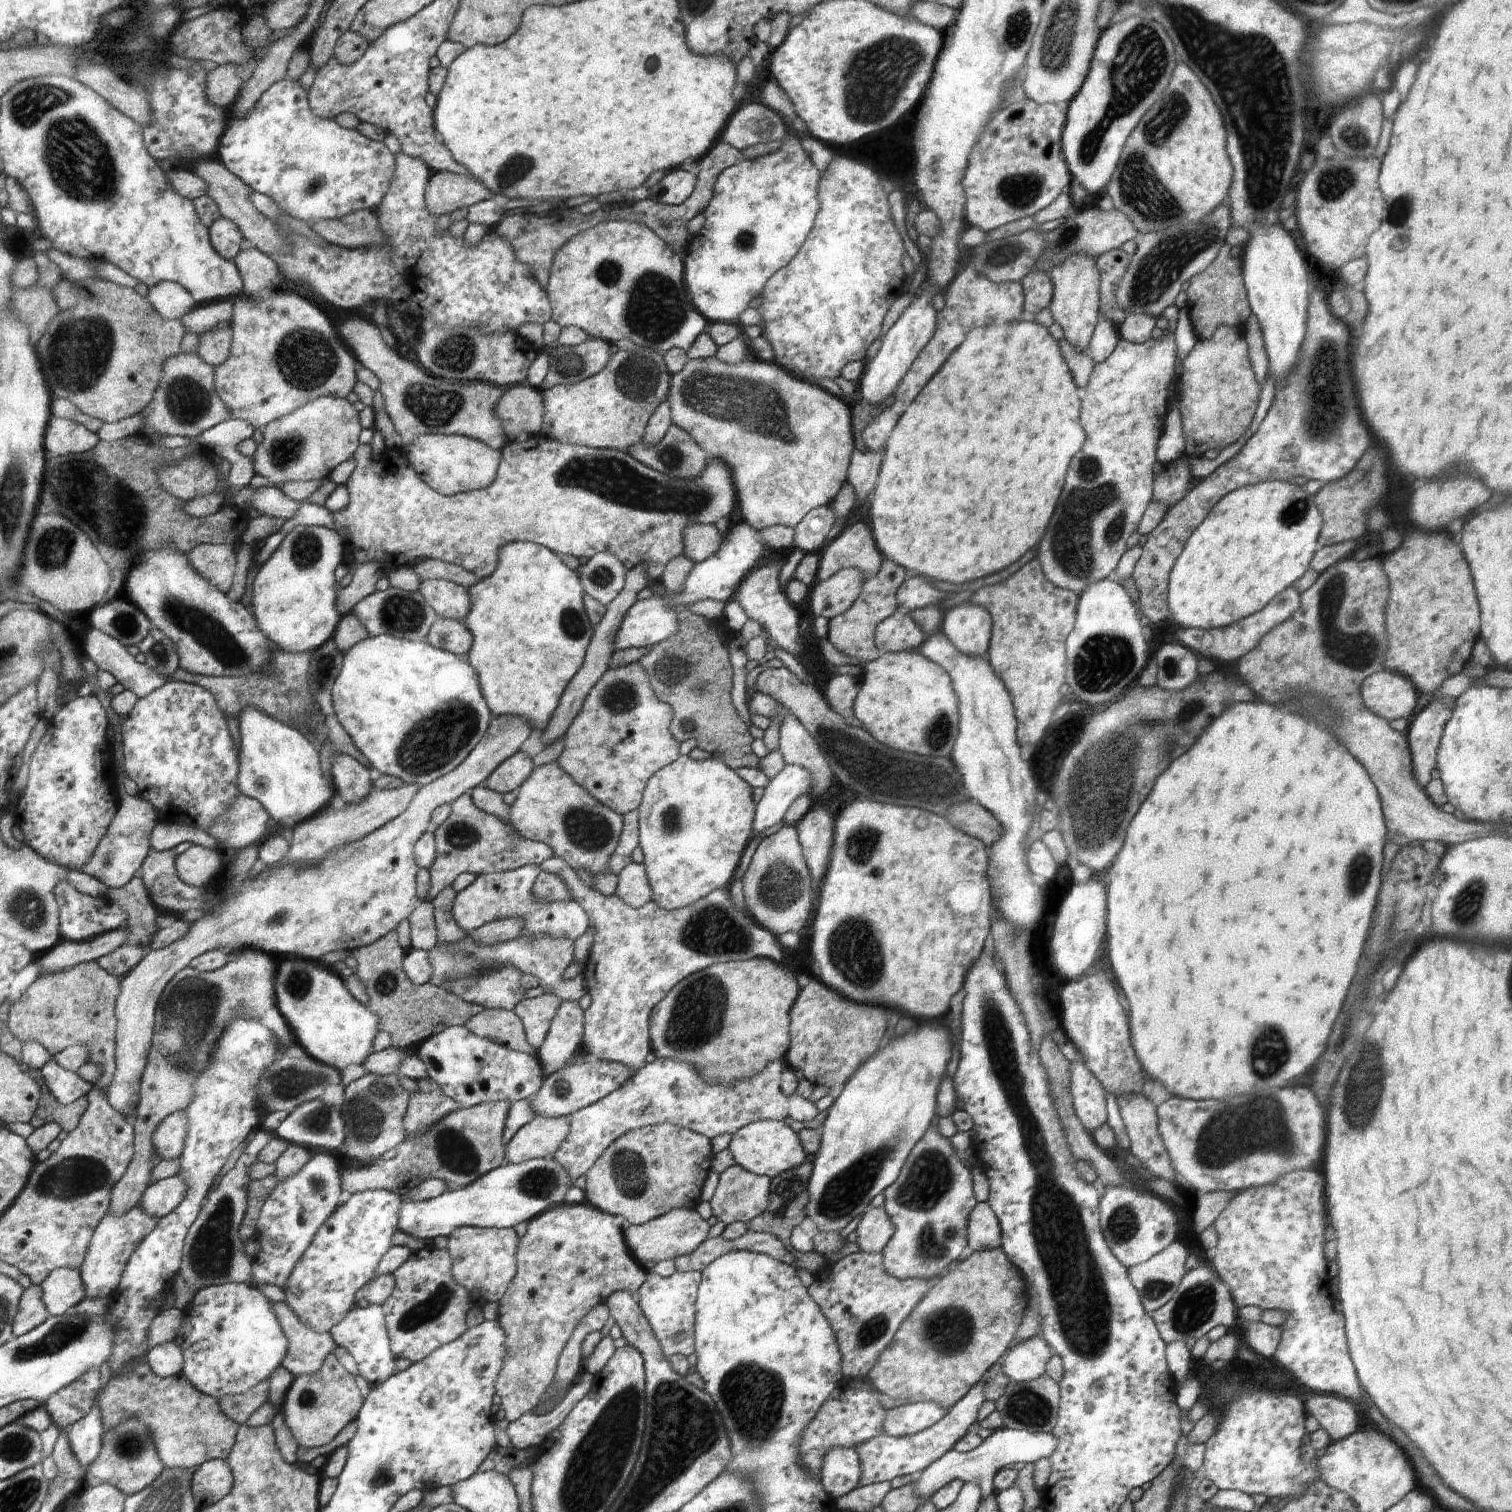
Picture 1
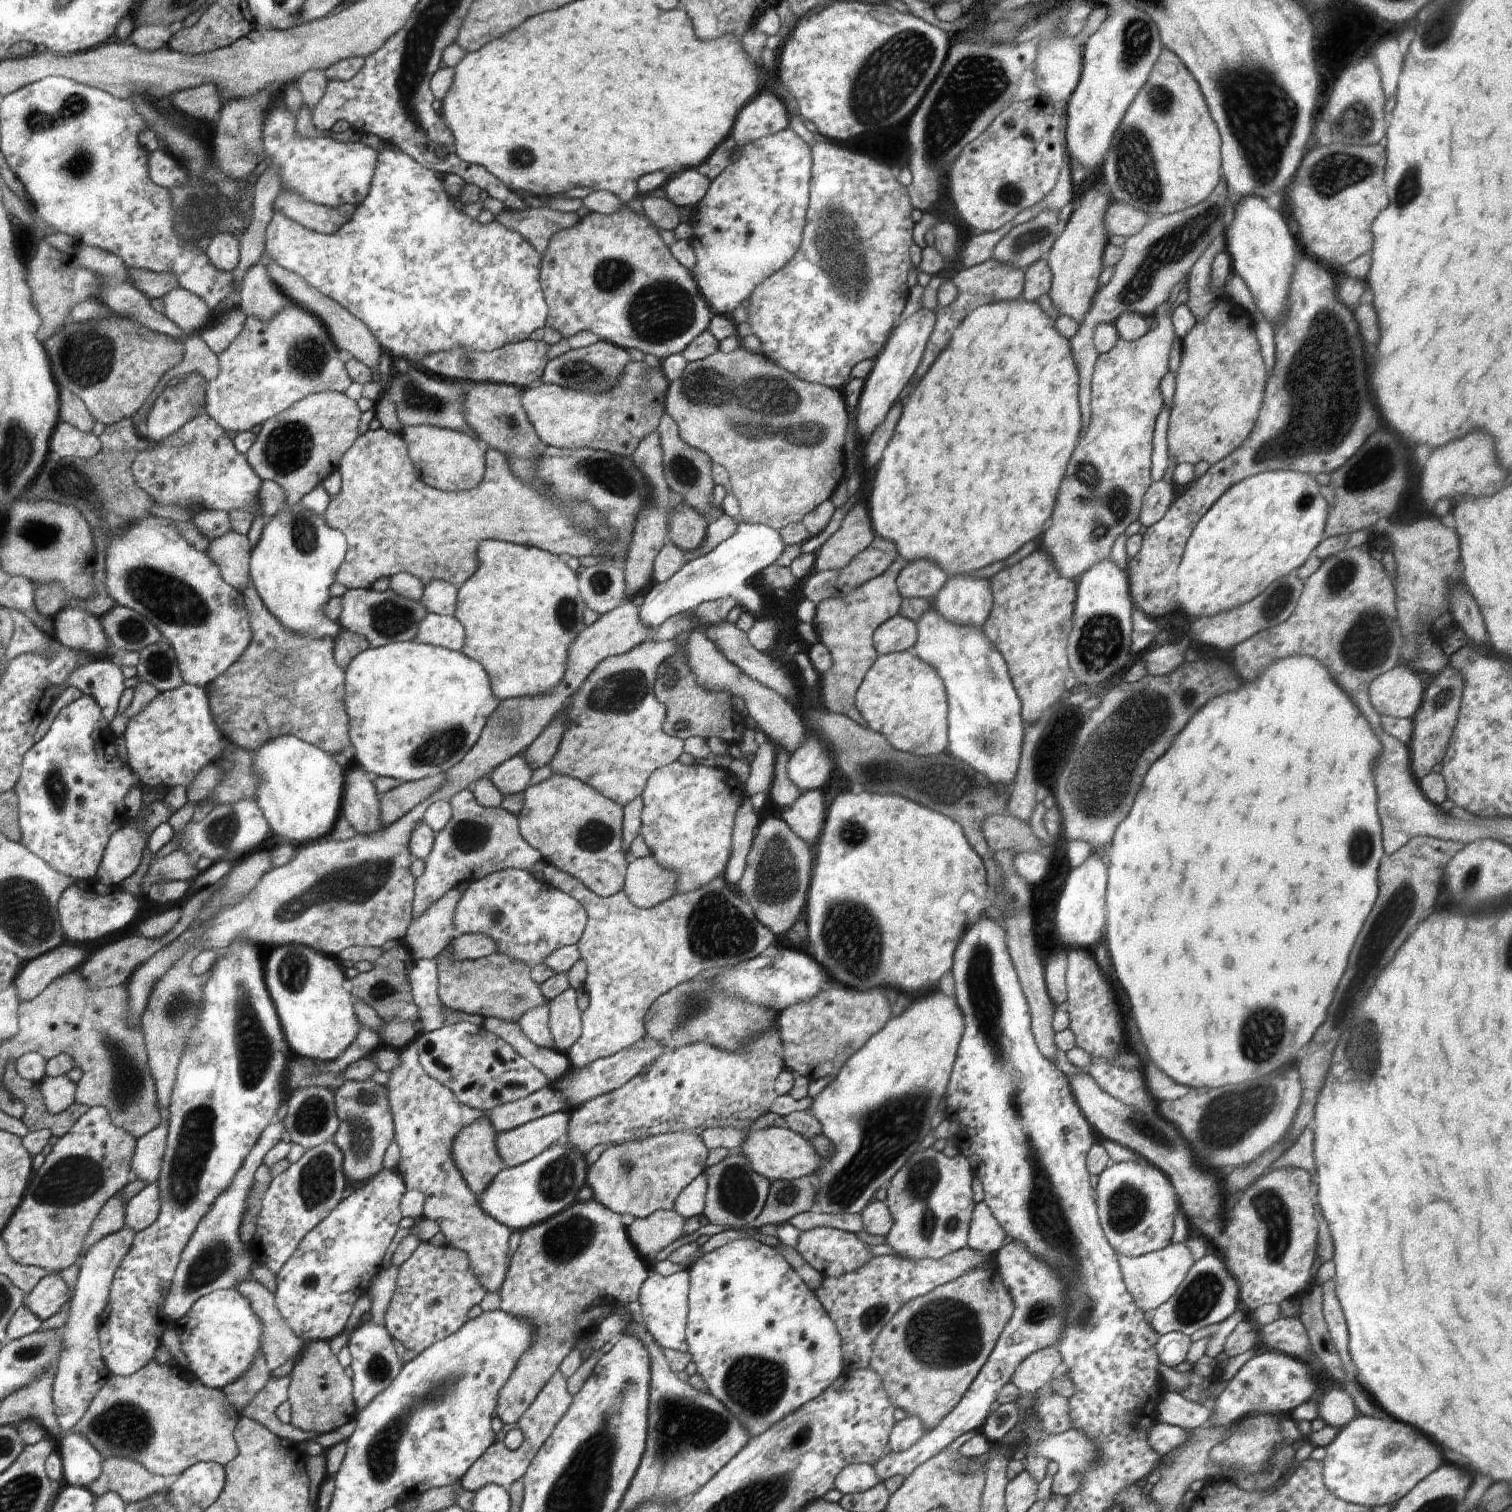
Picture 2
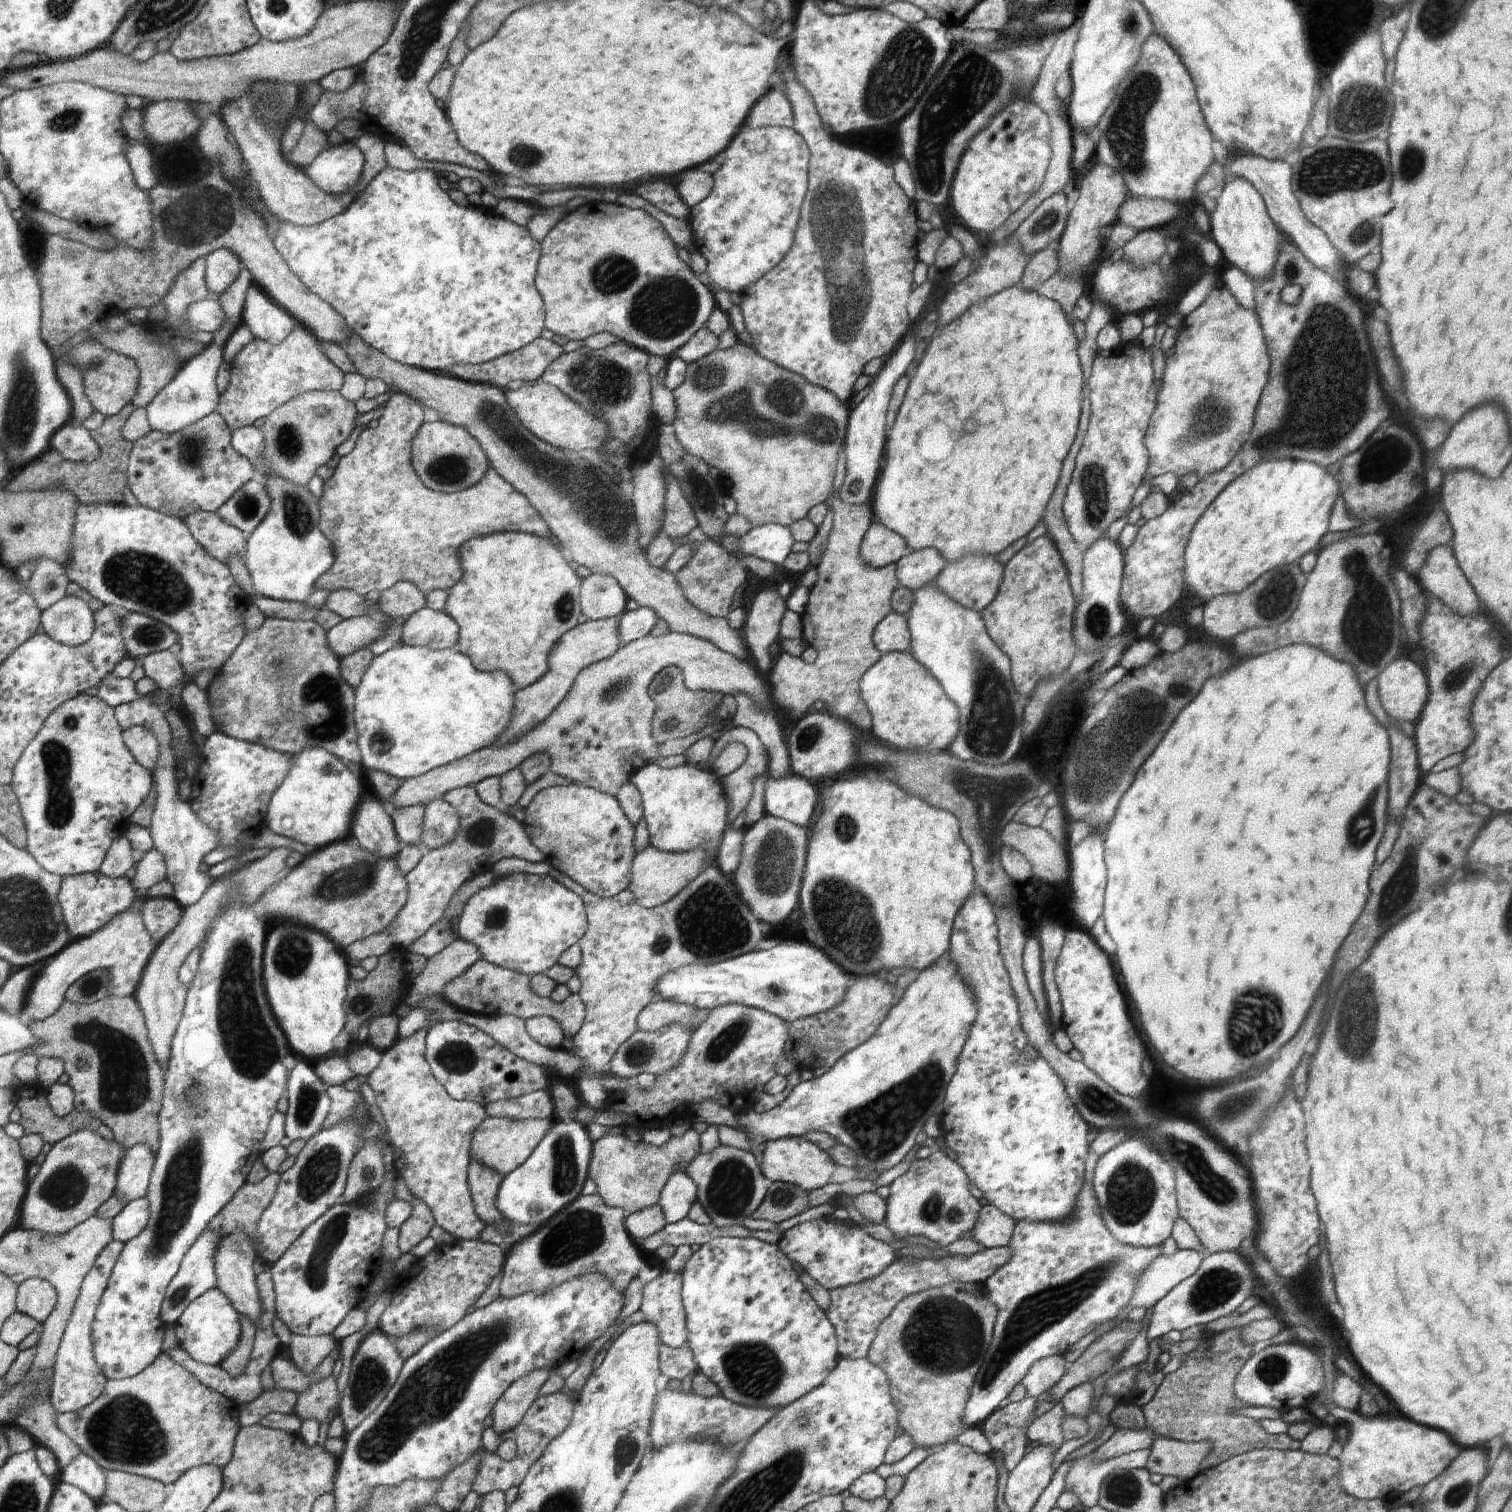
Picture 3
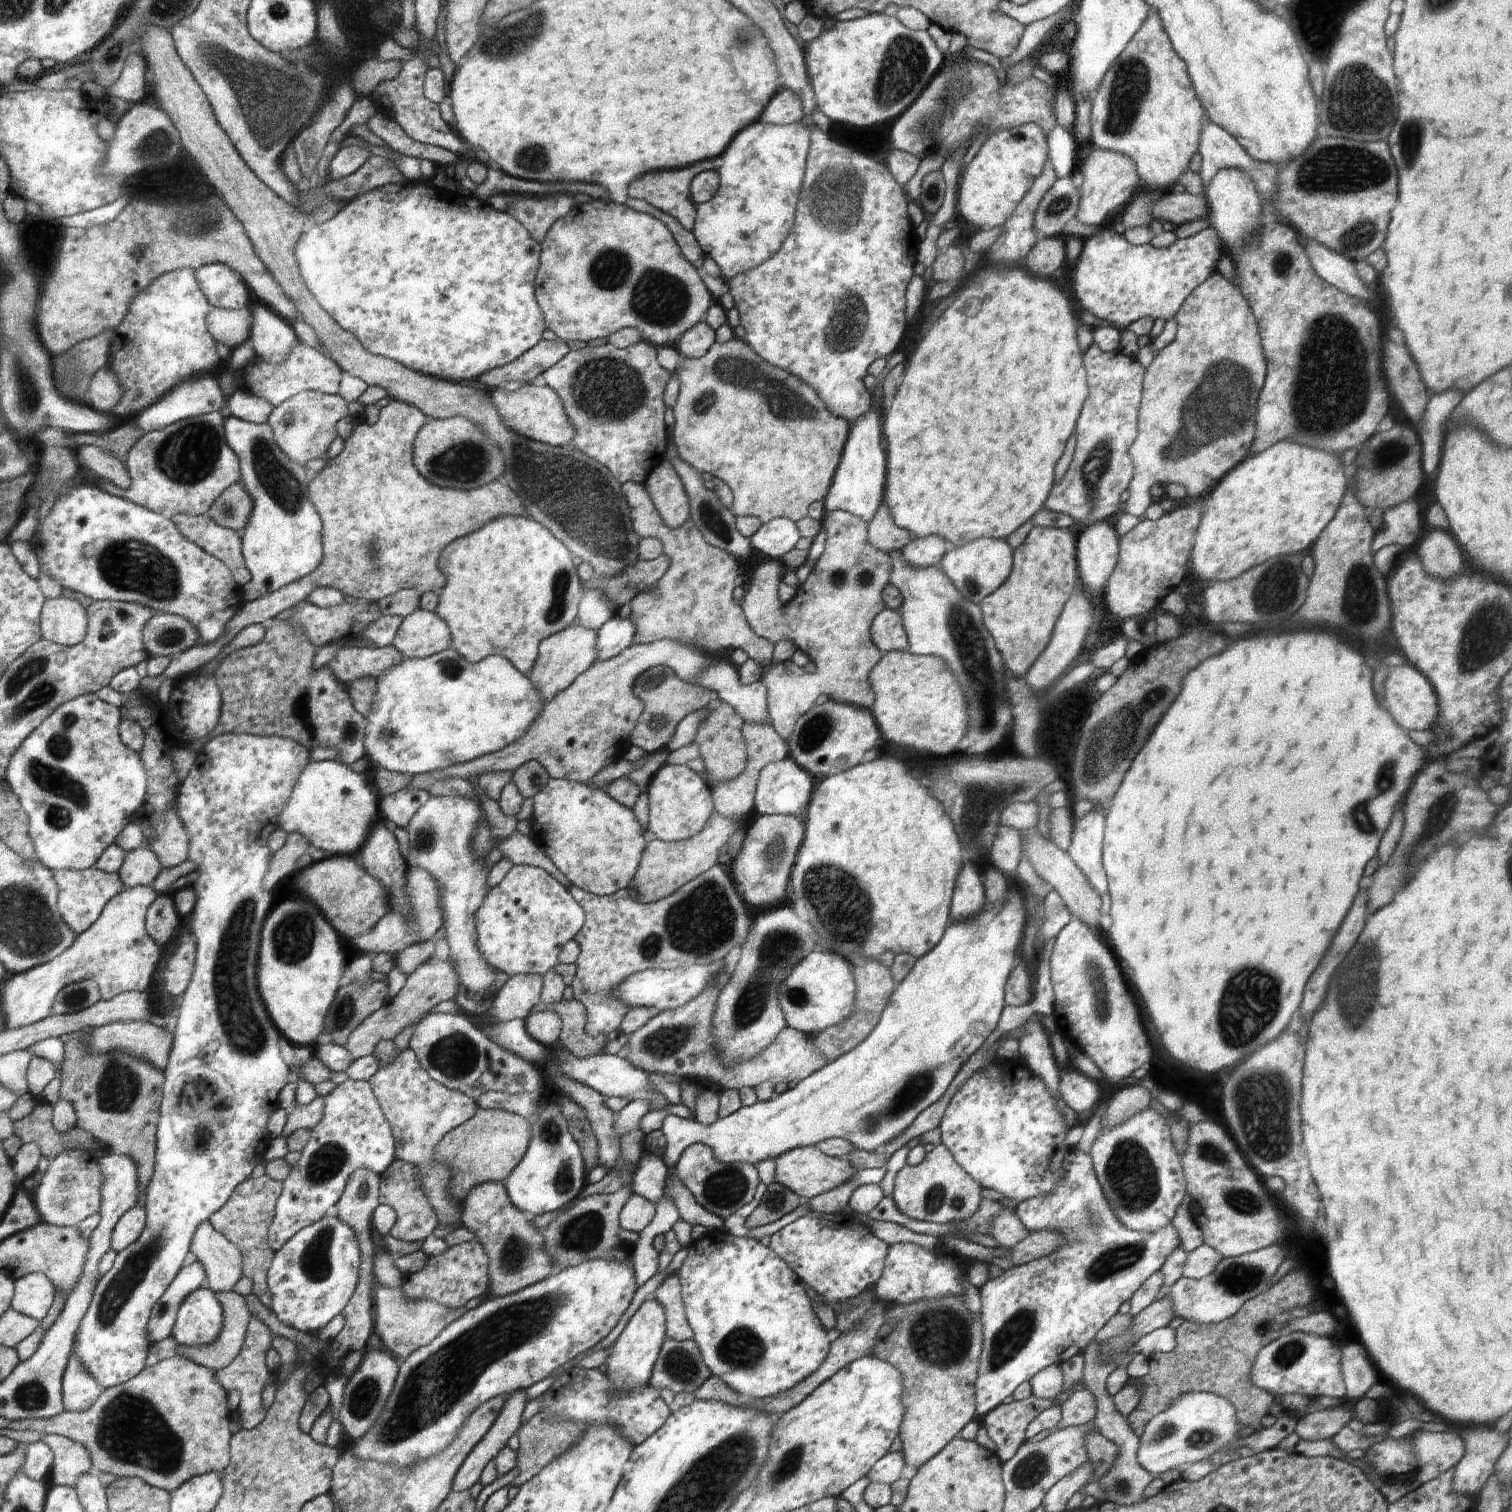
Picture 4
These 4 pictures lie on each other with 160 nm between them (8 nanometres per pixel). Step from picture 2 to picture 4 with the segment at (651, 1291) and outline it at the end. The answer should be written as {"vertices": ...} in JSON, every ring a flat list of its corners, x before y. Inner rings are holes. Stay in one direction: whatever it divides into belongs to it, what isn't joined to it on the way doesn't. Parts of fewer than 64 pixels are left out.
{"vertices":[[676,1273,670,1274,652,1296,662,1304,666,1315,666,1339,686,1341,693,1339,693,1330,685,1315,684,1299,681,1297,681,1280]]}

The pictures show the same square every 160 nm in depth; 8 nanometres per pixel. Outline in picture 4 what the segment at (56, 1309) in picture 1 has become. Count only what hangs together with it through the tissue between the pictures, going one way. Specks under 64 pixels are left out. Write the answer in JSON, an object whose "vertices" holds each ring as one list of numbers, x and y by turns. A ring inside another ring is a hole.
{"vertices":[[29,1273,18,1278,11,1308,25,1316,42,1320,52,1309,54,1286,41,1273]]}

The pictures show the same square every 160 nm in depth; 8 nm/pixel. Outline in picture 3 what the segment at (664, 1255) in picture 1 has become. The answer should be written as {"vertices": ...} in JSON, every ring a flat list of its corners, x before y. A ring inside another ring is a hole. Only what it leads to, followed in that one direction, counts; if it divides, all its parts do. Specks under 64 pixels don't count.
{"vertices":[[653,1204,645,1209,631,1212,626,1218,625,1225,626,1230,629,1230,629,1233,641,1244,647,1236,662,1230,662,1227,666,1225,665,1215,661,1206]]}

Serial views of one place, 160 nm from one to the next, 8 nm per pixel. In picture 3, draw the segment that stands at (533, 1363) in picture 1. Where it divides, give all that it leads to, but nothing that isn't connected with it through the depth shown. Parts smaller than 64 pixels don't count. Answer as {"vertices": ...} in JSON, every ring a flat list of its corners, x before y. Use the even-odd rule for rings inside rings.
{"vertices":[[597,1192,578,1197,537,1231,512,1246,503,1262,500,1294,505,1297,532,1291,542,1294,584,1273,604,1273,624,1294,625,1288,644,1266,624,1228,624,1218,623,1208,607,1205],[533,1370,524,1378,513,1382,496,1401,491,1414,491,1427,498,1435,515,1430,540,1394,541,1386,548,1380,550,1371]]}

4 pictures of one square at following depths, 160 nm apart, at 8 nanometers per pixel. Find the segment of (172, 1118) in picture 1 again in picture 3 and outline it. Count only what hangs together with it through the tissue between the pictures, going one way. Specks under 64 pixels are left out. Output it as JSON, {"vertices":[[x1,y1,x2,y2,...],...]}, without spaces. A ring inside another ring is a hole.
{"vertices":[[145,1143,126,1148,118,1165,116,1190,113,1192,114,1195,123,1201,124,1205,145,1196,154,1161,154,1153,151,1152,151,1149]]}

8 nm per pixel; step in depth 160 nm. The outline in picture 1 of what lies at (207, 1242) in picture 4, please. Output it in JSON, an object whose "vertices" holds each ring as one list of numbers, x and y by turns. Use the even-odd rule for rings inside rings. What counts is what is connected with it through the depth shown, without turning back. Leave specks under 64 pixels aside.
{"vertices":[[284,1302,274,1303,274,1312,281,1322,289,1343,282,1367,286,1368,294,1378,297,1376,312,1376,325,1364,330,1353,334,1353,337,1344,329,1332,318,1332,306,1326,294,1310]]}

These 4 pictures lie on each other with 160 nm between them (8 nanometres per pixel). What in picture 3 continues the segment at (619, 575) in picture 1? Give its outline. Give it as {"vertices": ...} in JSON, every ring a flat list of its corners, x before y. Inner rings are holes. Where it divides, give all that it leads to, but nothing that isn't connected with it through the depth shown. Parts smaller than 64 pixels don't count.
{"vertices":[[604,573,583,579,581,597,582,614,590,621,620,617,629,599,617,579]]}

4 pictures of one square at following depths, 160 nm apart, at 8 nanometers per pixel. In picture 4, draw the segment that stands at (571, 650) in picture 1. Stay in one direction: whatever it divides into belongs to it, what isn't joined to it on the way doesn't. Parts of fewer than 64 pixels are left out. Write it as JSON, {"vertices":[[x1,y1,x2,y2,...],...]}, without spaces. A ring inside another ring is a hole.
{"vertices":[[502,516,484,528,446,546,440,562,446,574,446,586,439,593,441,600,435,611,449,624,453,634,451,648,470,663,478,663,492,655,509,660,524,676,538,658,540,642,558,634,572,624,582,598,582,584,568,547,556,540,541,523,527,516]]}

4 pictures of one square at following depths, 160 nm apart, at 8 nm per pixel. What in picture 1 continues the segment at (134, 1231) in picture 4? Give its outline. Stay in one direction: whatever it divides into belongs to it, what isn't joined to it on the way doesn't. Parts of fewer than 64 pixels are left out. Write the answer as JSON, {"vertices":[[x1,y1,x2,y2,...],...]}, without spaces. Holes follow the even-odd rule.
{"vertices":[[172,1176,152,1183,144,1194,140,1204,142,1210,154,1218,164,1218,186,1200,188,1184,180,1176]]}

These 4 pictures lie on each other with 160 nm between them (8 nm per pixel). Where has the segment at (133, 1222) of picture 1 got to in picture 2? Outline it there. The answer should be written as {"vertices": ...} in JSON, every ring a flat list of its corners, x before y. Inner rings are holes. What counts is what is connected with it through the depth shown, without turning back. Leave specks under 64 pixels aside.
{"vertices":[[124,1227,117,1233,101,1238,96,1245,87,1250,77,1274,77,1284,68,1306,68,1321,61,1329,62,1350,59,1359,56,1360,56,1376,53,1380,55,1413,64,1432,76,1428,77,1422,88,1412,89,1406,96,1400,97,1394,104,1388,111,1375,101,1350,99,1334,101,1314,109,1304,113,1278,121,1262,128,1256,135,1236,135,1231]]}

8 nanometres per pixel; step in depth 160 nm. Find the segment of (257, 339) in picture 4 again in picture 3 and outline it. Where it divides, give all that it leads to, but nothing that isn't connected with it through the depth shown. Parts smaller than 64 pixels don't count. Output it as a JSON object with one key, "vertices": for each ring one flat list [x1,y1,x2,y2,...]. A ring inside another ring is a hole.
{"vertices":[[254,281,247,288,241,320,254,338,273,345,283,341,300,324]]}

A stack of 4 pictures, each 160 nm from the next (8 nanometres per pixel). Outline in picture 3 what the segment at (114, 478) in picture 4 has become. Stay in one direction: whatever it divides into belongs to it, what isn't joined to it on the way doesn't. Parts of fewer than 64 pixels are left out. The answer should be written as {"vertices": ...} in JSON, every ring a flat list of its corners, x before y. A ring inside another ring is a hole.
{"vertices":[[64,425,53,438,54,450,60,458,80,463,94,463,100,456,97,442,83,425]]}

